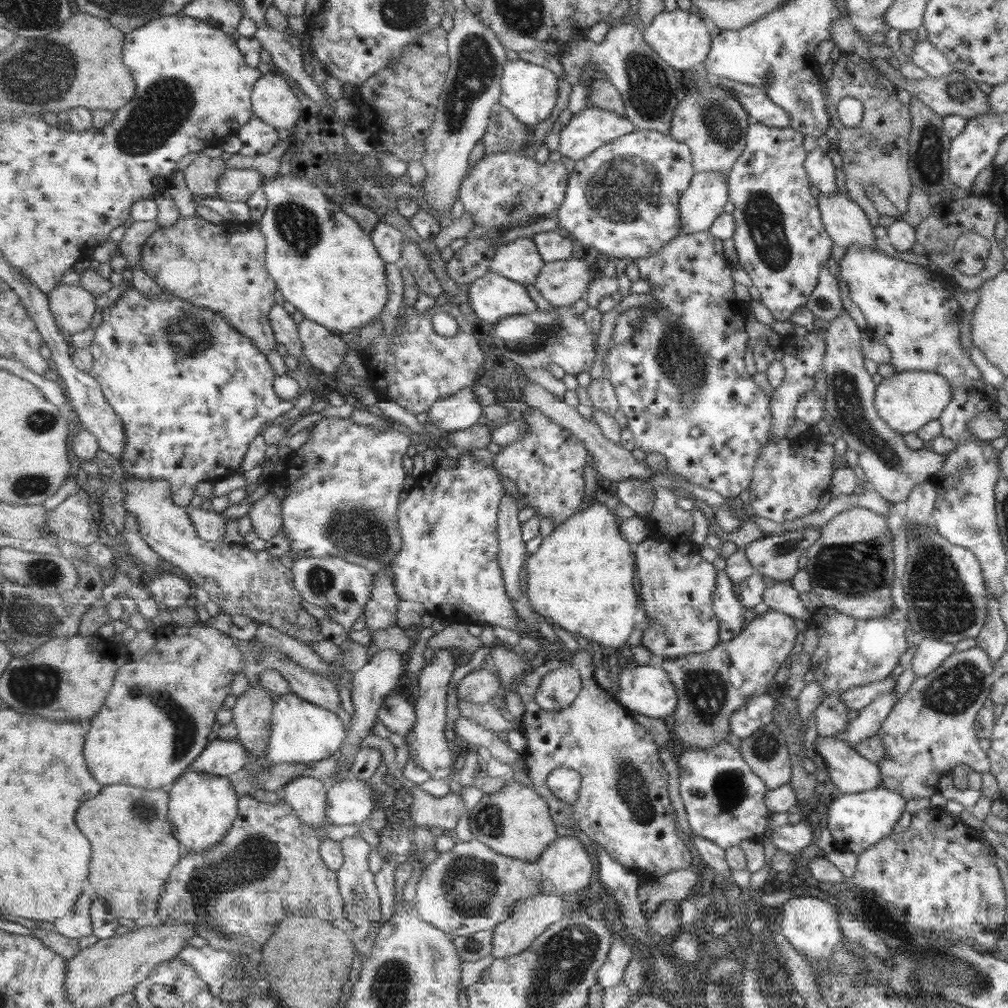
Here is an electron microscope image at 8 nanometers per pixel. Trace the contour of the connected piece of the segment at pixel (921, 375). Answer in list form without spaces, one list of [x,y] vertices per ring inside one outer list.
[[[921,370],[894,371],[891,376],[881,379],[876,385],[873,405],[889,428],[904,435],[914,433],[920,426],[939,418],[953,396],[954,390],[947,379],[937,373]]]

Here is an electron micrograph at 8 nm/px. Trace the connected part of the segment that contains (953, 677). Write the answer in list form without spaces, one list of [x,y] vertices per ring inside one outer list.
[[[977,646],[955,651],[936,670],[914,678],[876,733],[885,748],[885,757],[877,764],[880,785],[899,793],[905,800],[927,798],[938,792],[938,779],[949,776],[953,766],[965,765],[981,774],[989,772],[986,751],[978,746],[974,720],[997,678],[985,652]]]

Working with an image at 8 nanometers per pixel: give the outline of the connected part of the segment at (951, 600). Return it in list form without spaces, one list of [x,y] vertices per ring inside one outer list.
[[[933,521],[925,525],[915,525],[911,531],[905,528],[907,542],[907,562],[903,566],[903,576],[899,578],[901,590],[905,594],[908,621],[911,631],[921,638],[933,638],[940,642],[955,644],[965,638],[975,639],[986,619],[986,596],[982,572],[975,556],[970,550],[951,544],[935,530]]]

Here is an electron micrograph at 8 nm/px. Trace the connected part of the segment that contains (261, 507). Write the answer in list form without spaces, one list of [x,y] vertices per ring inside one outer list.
[[[275,493],[261,497],[261,500],[252,505],[247,515],[257,535],[267,542],[273,540],[284,526],[281,499]]]

